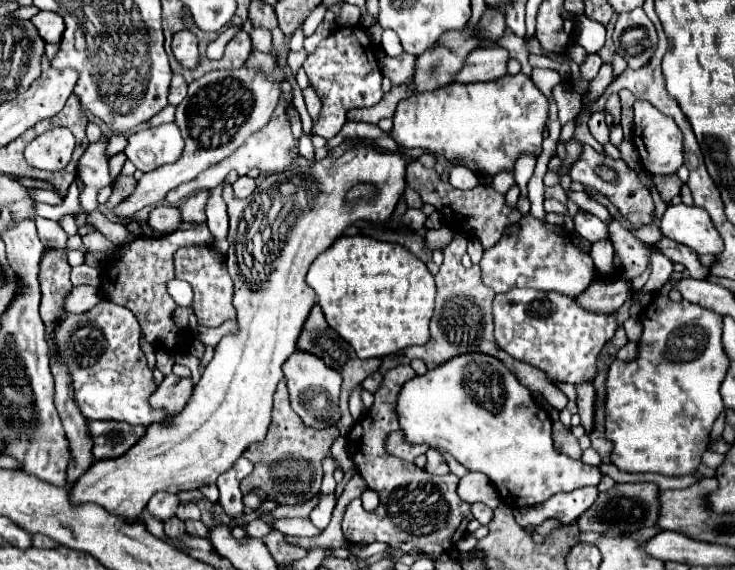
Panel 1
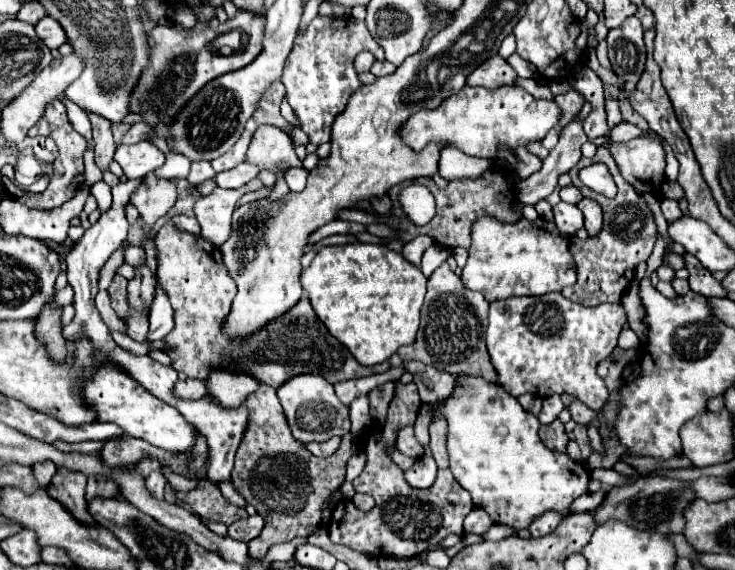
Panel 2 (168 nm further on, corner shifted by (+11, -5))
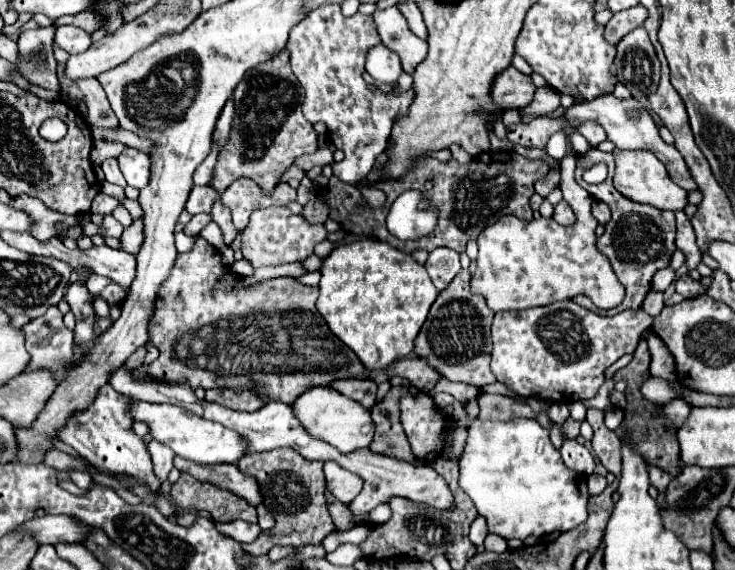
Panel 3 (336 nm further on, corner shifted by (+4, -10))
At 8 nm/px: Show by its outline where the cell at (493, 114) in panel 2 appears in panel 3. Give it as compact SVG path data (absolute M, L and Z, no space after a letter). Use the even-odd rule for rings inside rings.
M603 95L603 97L597 97L593 101L587 101L587 103L579 103L579 105L569 107L565 111L565 117L567 117L567 121L569 121L569 125L573 129L579 127L581 123L589 121L589 119L601 123L603 129L605 129L605 133L607 133L607 137L609 137L609 141L613 141L619 149L647 149L647 151L655 153L657 159L663 161L663 165L667 165L667 171L669 171L671 179L679 187L683 187L685 191L699 189L697 183L693 181L693 177L691 177L691 173L689 173L689 169L687 169L687 165L685 165L685 161L681 157L681 153L673 145L667 145L659 137L659 129L653 123L649 111L637 99L633 99L633 97L631 99L617 99L615 95Z

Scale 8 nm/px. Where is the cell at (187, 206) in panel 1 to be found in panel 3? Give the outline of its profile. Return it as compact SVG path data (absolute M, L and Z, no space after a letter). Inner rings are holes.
M203 237L195 239L191 251L177 255L175 265L169 273L159 291L153 309L153 317L148 326L149 340L159 349L159 357L145 367L133 371L135 381L161 381L169 385L189 385L193 391L197 387L203 389L219 389L219 387L235 387L251 389L251 383L263 383L267 397L259 395L265 403L271 399L279 399L283 403L293 403L303 391L317 387L317 385L331 385L335 379L389 379L393 375L405 377L413 387L421 391L431 391L435 383L441 379L441 373L429 367L429 363L421 357L415 359L399 359L389 365L385 371L367 371L357 355L337 339L331 329L327 327L325 319L315 307L317 301L317 287L307 287L297 283L291 277L269 279L251 287L237 287L235 277L221 265L219 251L209 245Z

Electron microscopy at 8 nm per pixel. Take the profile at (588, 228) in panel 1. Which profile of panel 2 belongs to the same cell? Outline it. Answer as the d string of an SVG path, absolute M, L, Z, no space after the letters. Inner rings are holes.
M566 202L556 204L554 206L554 222L556 222L558 230L566 236L576 236L576 232L580 228L584 228L584 216L576 204L566 204Z

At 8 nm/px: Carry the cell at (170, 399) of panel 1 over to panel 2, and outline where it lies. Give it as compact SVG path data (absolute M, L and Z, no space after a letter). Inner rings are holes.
M194 378L178 380L174 386L174 396L184 400L200 400L206 396L206 386L202 380L194 380Z

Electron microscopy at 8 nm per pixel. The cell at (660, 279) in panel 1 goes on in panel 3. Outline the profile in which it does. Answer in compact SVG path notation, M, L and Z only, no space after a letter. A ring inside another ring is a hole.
M689 275L675 281L675 285L677 285L677 293L681 293L683 297L697 297L707 293L707 287L703 287L699 281L693 280Z

